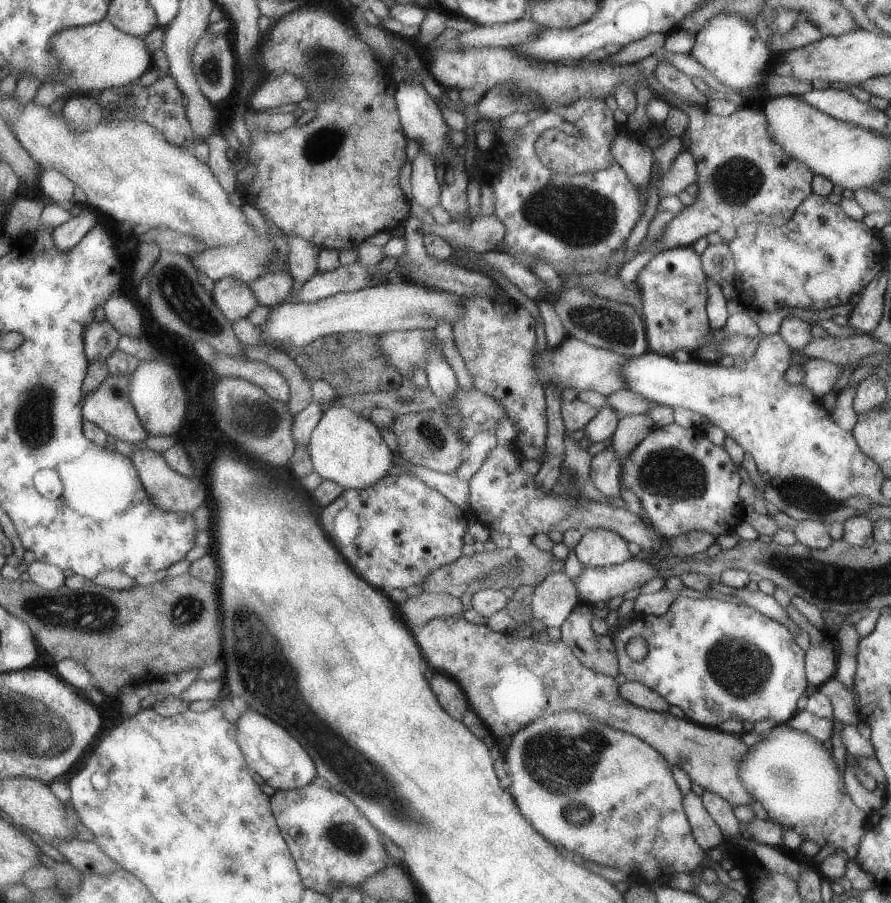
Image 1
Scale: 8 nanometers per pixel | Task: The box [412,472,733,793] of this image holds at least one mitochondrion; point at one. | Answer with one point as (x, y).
(514, 567)

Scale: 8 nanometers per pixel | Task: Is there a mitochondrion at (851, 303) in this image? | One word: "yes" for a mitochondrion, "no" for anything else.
no

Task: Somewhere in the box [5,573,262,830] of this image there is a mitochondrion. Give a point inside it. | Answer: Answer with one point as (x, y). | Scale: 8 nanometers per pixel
(103, 610)

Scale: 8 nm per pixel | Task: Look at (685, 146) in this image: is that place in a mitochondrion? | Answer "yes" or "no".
no

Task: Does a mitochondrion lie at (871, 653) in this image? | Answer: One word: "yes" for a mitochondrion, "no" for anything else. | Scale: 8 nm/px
no

